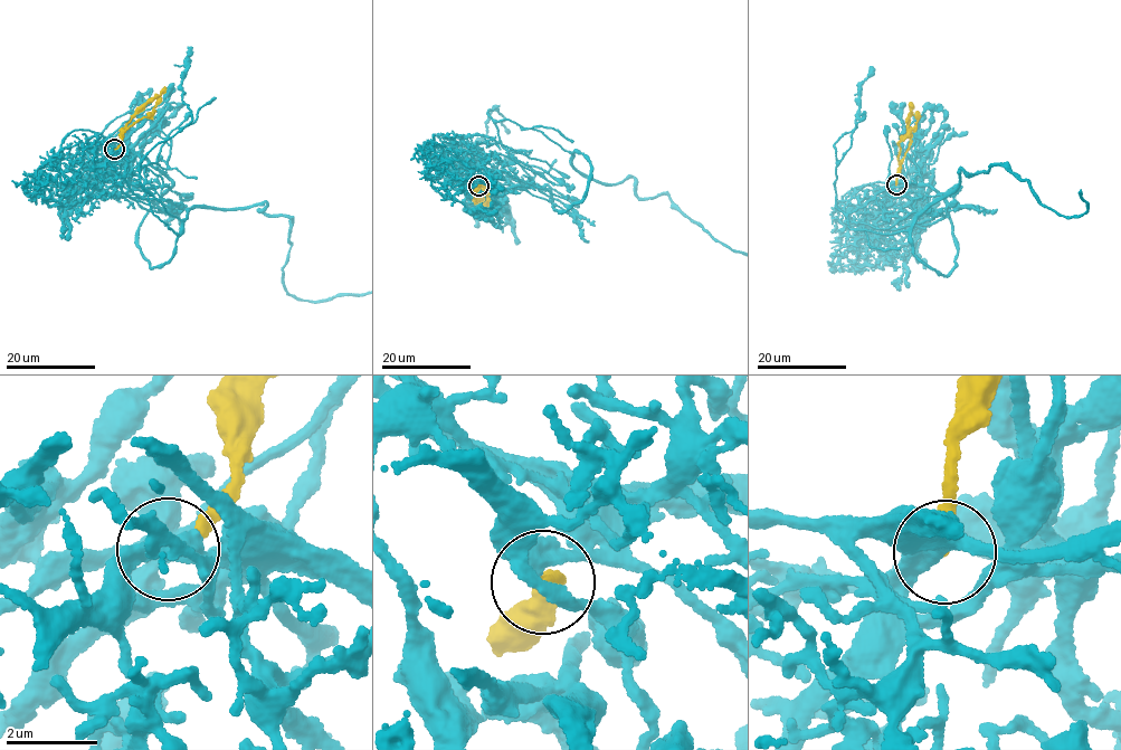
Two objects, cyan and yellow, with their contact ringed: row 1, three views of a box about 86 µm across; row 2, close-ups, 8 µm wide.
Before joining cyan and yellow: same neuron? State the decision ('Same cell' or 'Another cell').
Same cell

